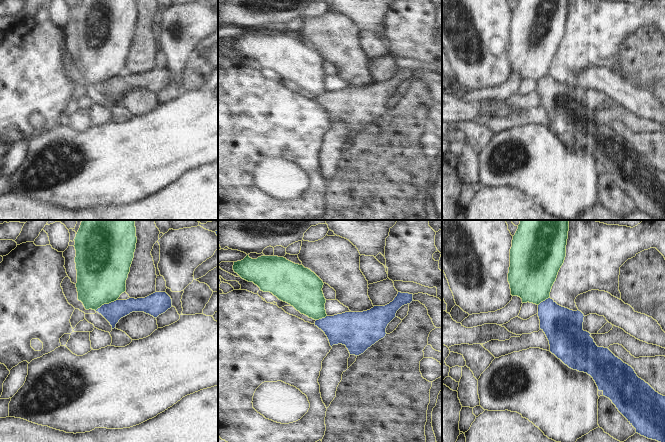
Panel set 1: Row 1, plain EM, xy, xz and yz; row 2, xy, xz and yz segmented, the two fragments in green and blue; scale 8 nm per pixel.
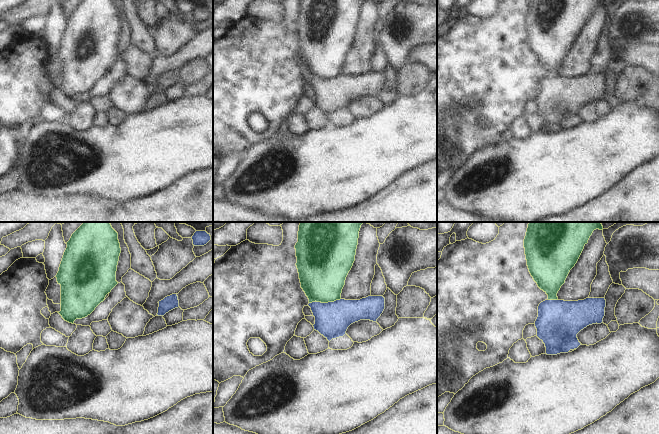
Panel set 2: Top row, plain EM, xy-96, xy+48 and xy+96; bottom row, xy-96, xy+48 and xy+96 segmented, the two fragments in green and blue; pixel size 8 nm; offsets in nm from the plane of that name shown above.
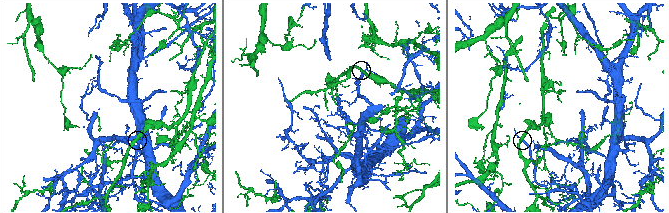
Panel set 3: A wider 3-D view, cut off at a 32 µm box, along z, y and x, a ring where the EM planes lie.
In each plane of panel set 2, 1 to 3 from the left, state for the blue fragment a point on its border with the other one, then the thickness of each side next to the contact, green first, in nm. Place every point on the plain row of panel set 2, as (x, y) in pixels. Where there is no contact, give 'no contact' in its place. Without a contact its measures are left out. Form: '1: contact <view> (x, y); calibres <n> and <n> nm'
1: no contact
2: contact xy+48 (324, 78); calibres 380 and 280 nm
3: contact xy+96 (553, 75); calibres 300 and 360 nm

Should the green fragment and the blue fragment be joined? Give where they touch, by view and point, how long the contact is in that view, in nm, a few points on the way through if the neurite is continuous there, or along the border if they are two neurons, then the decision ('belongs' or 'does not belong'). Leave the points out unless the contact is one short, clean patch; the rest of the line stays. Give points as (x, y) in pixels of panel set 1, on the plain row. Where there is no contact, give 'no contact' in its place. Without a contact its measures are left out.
contact xy (106, 79); length 200 nm; border xy (117, 75), (104, 79), (95, 86); does not belong

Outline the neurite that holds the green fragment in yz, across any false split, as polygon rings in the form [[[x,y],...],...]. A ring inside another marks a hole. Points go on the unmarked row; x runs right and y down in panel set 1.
[[[519,0],[510,25],[511,71],[539,81],[550,68],[566,33],[569,0]]]

